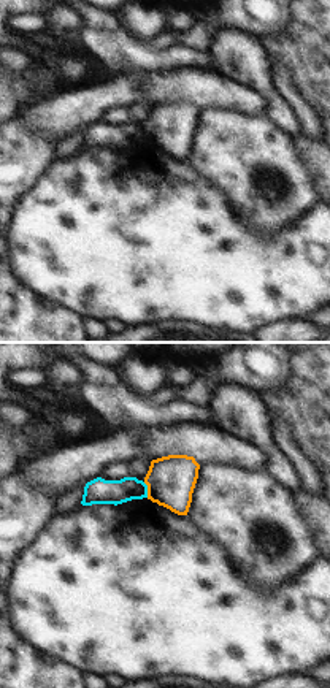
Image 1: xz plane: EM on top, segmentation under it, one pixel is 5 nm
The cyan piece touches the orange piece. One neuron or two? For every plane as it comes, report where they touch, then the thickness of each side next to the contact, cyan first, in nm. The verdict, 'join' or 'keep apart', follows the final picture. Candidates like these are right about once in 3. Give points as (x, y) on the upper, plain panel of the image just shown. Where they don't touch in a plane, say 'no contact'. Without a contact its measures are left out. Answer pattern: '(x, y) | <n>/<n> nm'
(146, 135) | 130/240 nm

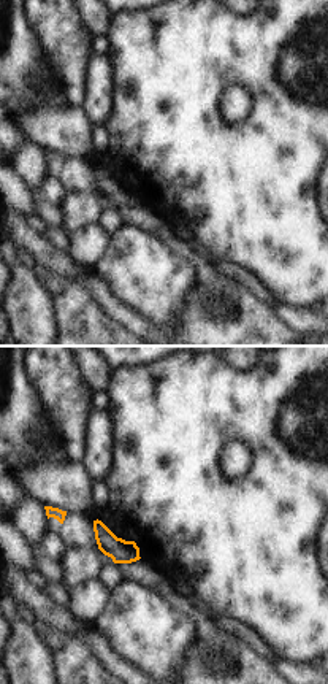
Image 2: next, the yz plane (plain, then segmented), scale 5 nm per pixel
no contact

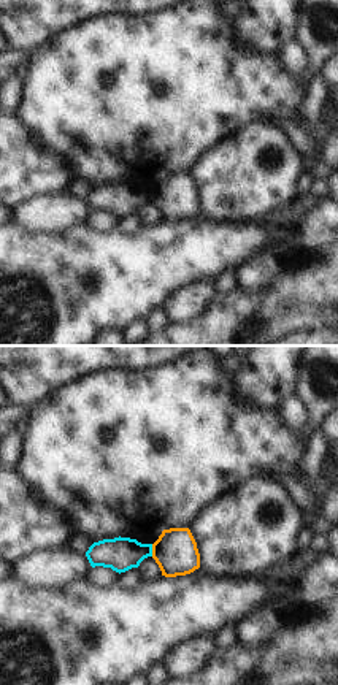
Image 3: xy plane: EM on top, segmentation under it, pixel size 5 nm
(151, 195) | 180/220 nm

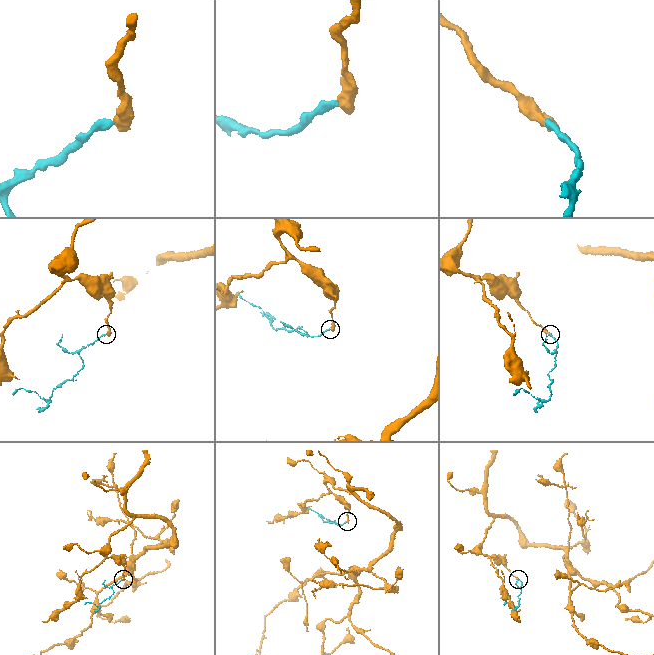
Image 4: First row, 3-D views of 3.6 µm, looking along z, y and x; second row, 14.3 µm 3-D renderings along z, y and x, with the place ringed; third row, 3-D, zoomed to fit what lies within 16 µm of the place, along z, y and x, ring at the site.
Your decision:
keep apart

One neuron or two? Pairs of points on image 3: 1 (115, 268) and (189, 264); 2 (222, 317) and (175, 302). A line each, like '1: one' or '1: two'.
1: one
2: two

